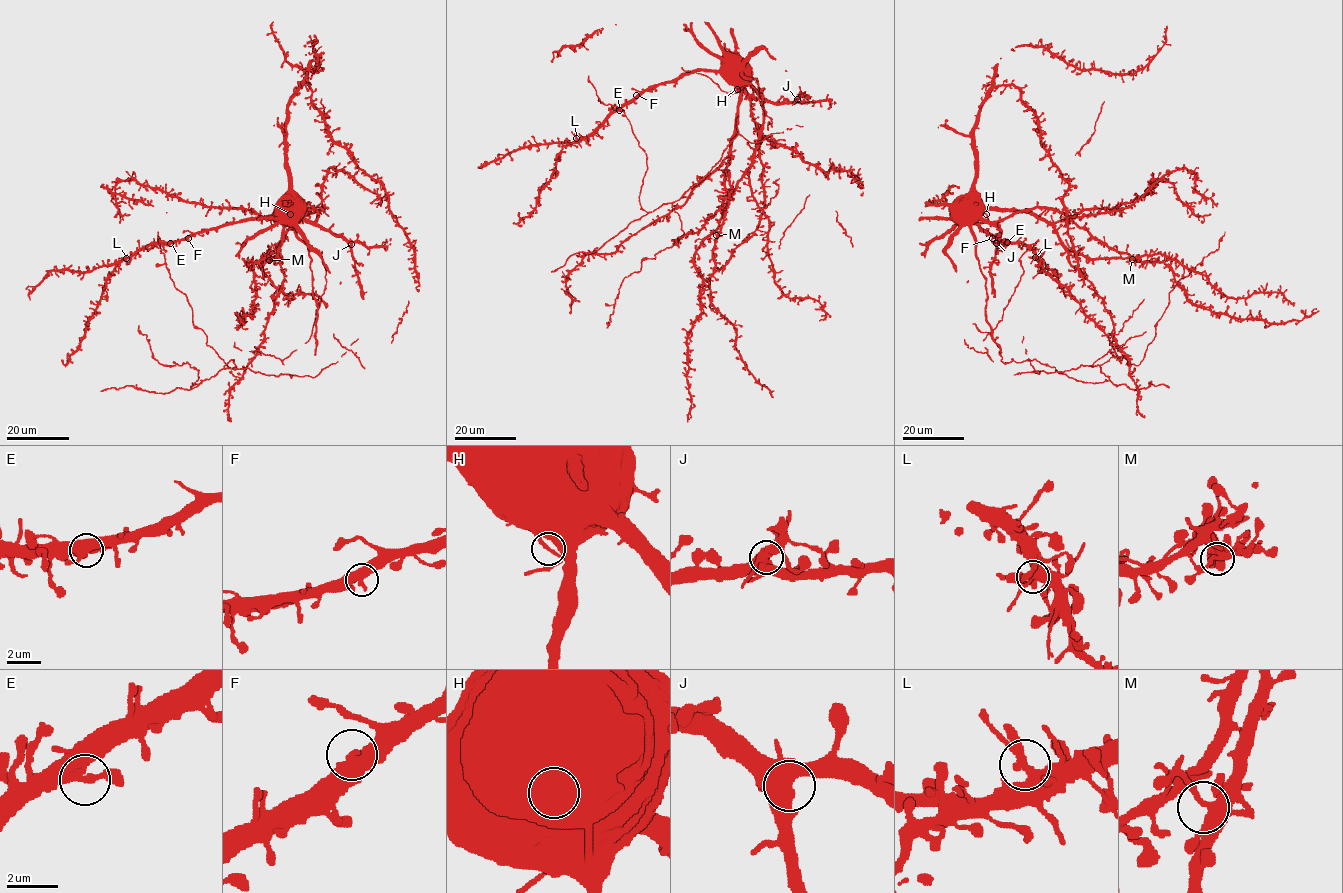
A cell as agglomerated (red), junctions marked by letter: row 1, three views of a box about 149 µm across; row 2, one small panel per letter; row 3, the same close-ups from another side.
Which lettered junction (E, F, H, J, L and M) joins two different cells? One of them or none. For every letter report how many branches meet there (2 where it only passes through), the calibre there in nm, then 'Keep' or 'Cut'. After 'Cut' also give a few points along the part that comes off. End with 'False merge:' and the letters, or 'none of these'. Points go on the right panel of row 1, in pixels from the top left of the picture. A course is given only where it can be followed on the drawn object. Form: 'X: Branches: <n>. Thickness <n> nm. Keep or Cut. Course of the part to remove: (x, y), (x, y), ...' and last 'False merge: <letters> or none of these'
E: Branches: 2. Thickness 380 nm. Keep
F: Branches: 2. Thickness 400 nm. Keep
H: Branches: 2. Thickness 240 nm. Keep
J: Branches: 2. Thickness 550 nm. Keep
L: Branches: 2. Thickness 360 nm. Keep
M: Branches: 2. Thickness 360 nm. Keep
False merge: none of these

